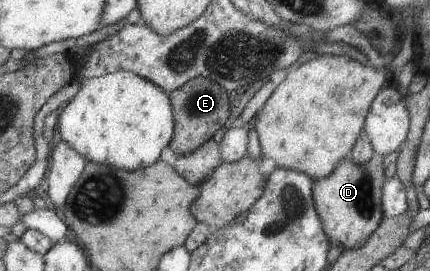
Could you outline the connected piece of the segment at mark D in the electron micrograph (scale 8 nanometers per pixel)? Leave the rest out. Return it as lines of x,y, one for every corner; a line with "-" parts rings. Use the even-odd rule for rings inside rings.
380,153
363,165
348,156
339,162
338,168
329,177
314,180
316,208
332,245
342,246
344,250
360,248
382,224
385,218
382,197
389,181
383,161
385,157

